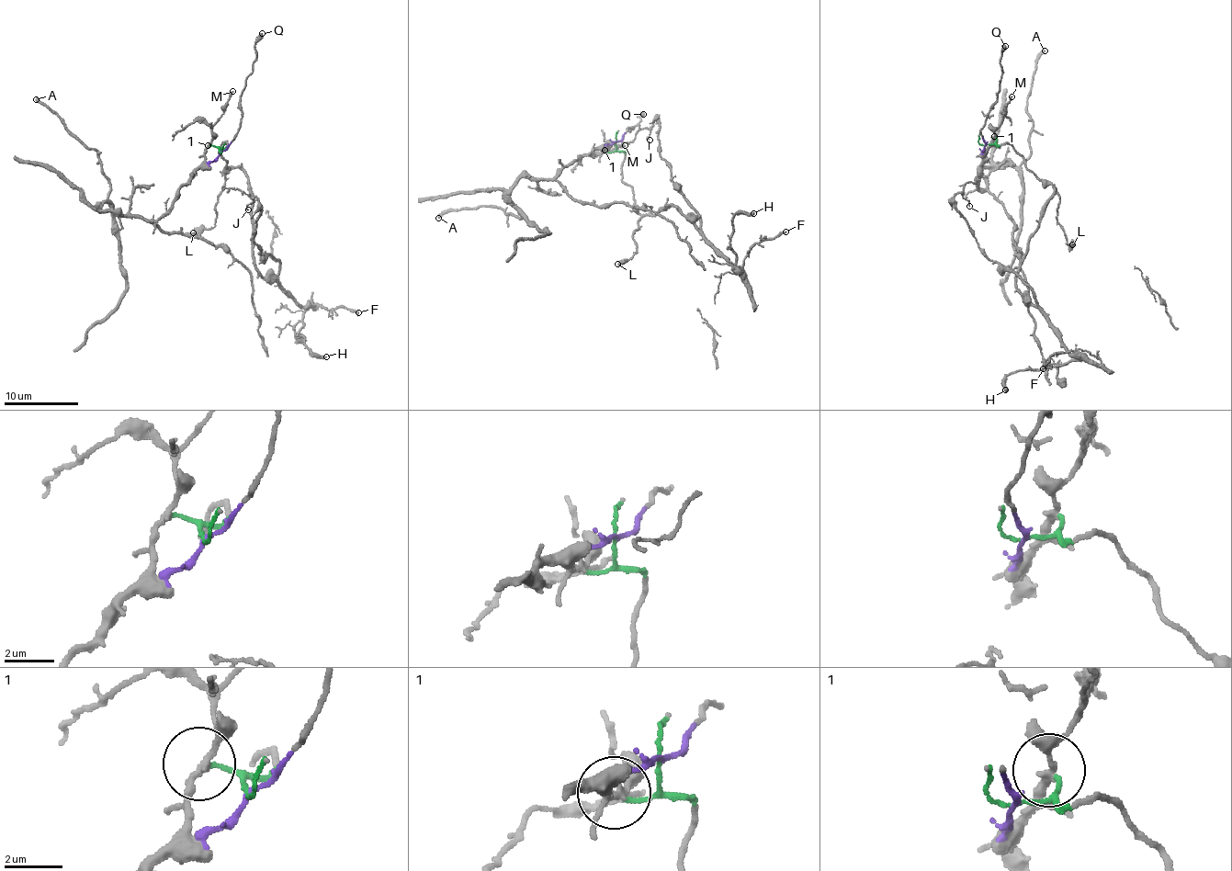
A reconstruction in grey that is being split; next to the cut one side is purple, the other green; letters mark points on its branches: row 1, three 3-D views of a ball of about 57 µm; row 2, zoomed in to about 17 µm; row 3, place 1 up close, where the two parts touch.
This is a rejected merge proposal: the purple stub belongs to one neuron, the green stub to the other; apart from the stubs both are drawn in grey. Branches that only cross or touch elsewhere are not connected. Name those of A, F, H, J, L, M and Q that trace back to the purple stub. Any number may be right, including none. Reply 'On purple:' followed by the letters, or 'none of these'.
On purple: A, M, Q

